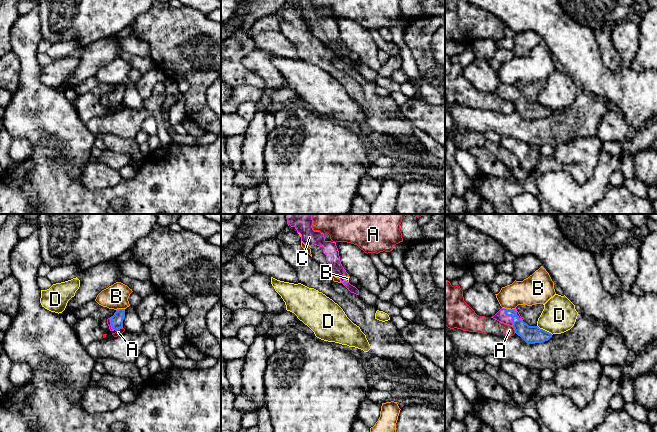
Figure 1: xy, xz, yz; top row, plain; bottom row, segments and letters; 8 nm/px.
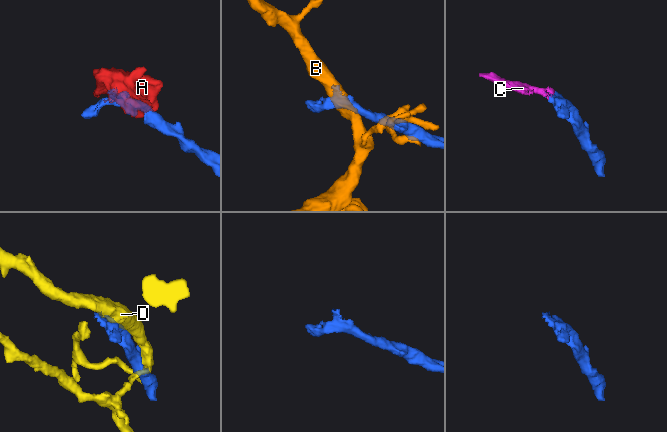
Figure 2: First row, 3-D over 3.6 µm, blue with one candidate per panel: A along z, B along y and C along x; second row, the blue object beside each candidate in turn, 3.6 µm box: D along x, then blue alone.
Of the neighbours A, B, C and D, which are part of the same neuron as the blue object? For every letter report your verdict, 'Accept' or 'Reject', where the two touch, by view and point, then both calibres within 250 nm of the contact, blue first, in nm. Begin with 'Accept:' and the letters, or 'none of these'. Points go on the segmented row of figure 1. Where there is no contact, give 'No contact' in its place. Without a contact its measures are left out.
Accept: C
A: Reject. Touches blue at xy (118, 328). Thickness 100 nm (blue) against 50 nm
B: Reject. Touches blue at xy (121, 309). Thickness 100 nm (blue) against 190 nm
C: Accept. Touches blue at yz (511, 316). Thickness 140 nm (blue) against 90 nm
D: Reject. Touches blue at yz (544, 330). Thickness 140 nm (blue) against 280 nm

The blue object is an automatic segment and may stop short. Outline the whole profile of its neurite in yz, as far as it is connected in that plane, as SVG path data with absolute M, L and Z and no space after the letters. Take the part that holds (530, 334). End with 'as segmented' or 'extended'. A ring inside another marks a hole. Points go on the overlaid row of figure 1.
M501 308L491 318L512 326L515 333L527 344L543 343L552 337L551 333L540 329L538 326L529 326L525 323L516 308L512 310Z | extended

